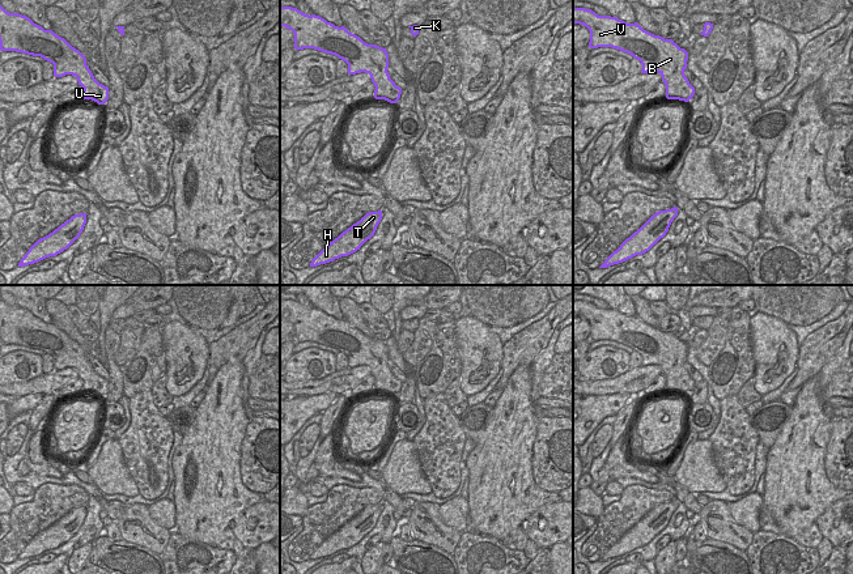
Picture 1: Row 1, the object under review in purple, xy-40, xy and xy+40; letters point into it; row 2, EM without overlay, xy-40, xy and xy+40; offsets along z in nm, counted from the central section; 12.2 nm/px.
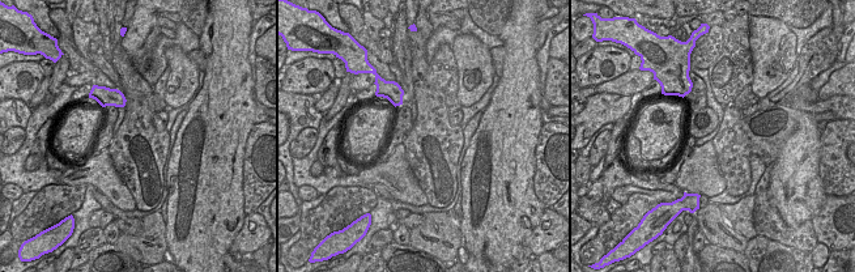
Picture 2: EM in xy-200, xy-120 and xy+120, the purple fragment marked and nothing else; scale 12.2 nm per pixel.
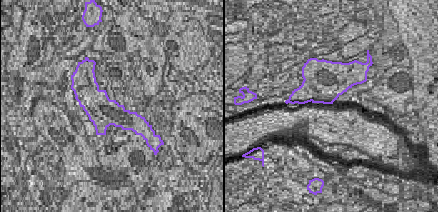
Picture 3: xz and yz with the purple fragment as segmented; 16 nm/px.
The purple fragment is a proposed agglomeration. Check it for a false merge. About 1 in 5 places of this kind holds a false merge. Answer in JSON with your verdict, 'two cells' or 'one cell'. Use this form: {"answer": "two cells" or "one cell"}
{"answer": "one cell"}

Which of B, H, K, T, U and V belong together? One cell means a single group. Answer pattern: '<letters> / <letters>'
B H K T U V

